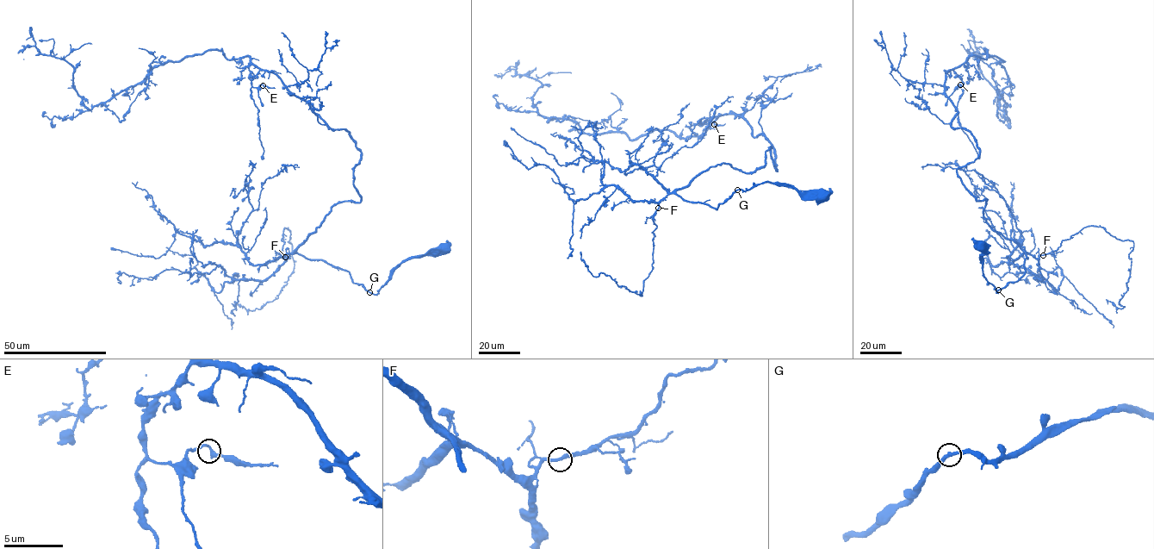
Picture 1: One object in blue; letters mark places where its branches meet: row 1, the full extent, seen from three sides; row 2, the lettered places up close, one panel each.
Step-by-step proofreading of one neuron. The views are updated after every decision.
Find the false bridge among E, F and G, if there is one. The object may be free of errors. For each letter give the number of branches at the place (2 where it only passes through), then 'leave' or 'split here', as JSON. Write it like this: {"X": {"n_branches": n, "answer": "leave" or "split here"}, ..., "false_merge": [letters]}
{"E": {"n_branches": 2, "answer": "leave"}, "F": {"n_branches": 2, "answer": "leave"}, "G": {"n_branches": 2, "answer": "leave"}, "false_merge": []}

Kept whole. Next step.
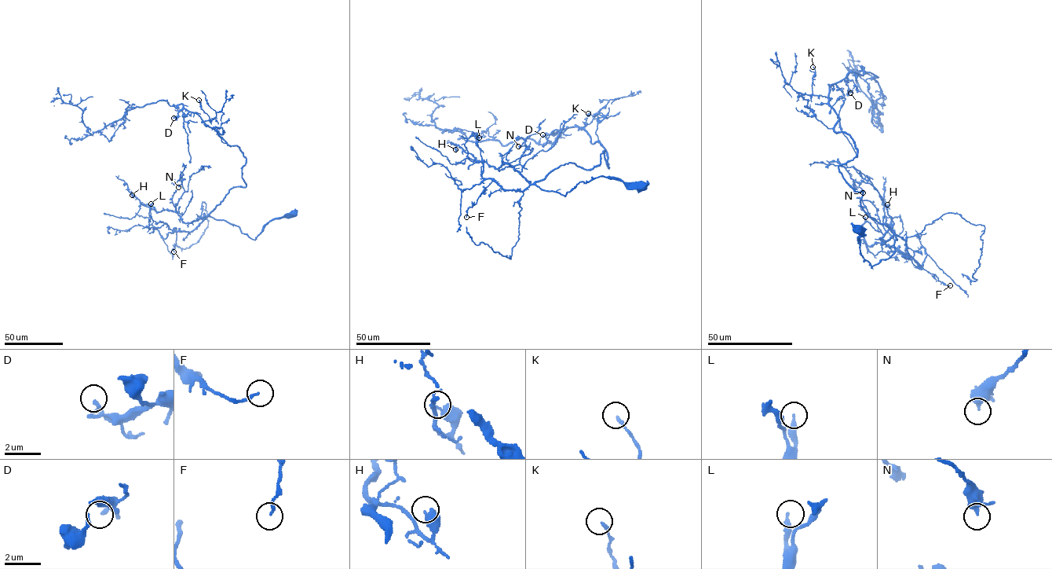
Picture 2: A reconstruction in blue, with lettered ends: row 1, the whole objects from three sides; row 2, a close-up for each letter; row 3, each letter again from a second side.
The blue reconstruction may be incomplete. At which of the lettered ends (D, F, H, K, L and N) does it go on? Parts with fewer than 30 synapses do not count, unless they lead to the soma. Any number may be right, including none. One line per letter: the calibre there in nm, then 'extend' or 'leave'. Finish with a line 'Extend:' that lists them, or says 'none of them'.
D: calibre 220 nm; leave
F: calibre 120 nm; leave
H: calibre 300 nm; leave
K: calibre 140 nm; leave
L: calibre 280 nm; leave
N: calibre 300 nm; leave
Extend: none of them

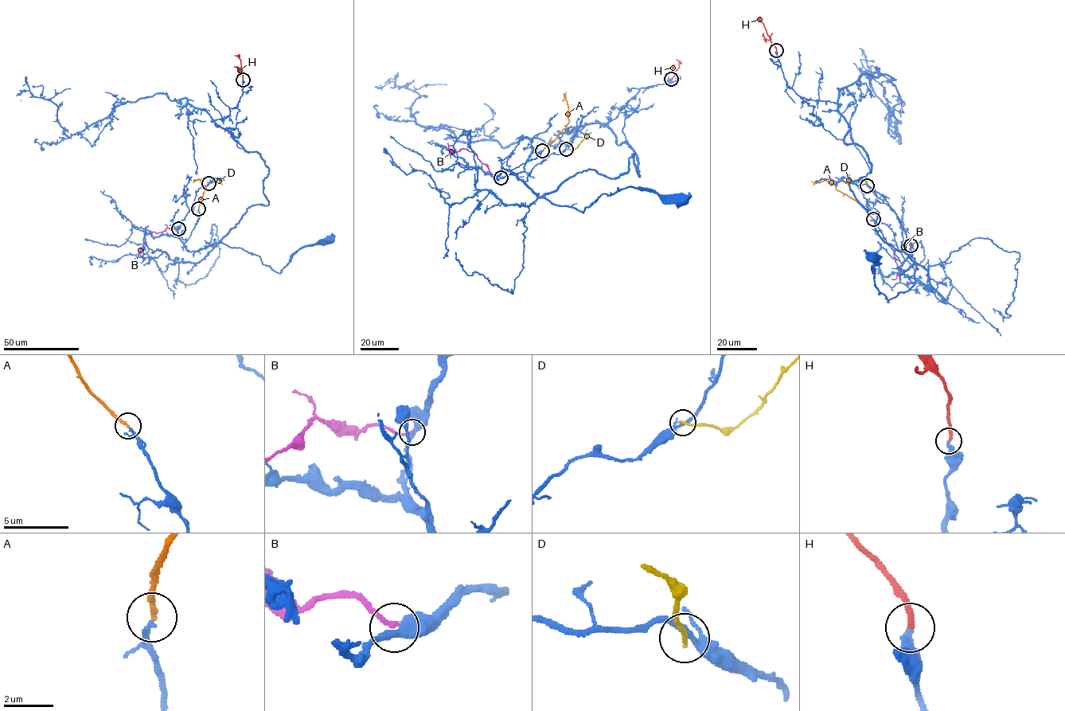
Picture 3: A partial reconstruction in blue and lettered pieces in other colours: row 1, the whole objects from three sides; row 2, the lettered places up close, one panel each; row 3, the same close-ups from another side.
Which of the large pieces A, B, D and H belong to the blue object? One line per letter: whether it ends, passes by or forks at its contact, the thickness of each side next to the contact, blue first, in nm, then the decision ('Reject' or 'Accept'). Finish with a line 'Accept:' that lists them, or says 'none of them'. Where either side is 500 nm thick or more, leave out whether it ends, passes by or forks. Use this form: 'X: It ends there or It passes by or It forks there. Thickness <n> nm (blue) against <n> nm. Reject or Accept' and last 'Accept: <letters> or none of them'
A: It ends there. Thickness 160 nm (blue) against 200 nm. Accept
B: It ends there. Thickness 400 nm (blue) against 170 nm. Reject
D: It ends there. Thickness 240 nm (blue) against 180 nm. Reject
H: It ends there. Thickness 320 nm (blue) against 240 nm. Accept
Accept: A, H

